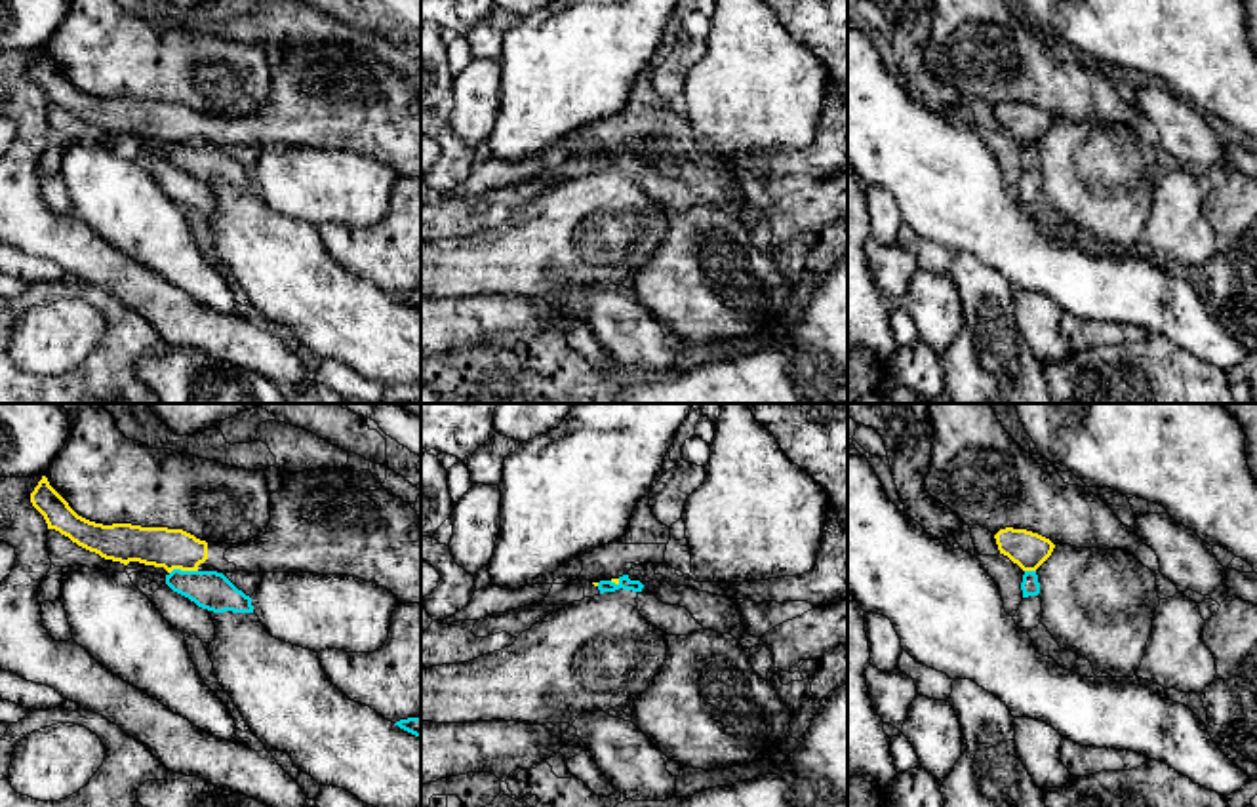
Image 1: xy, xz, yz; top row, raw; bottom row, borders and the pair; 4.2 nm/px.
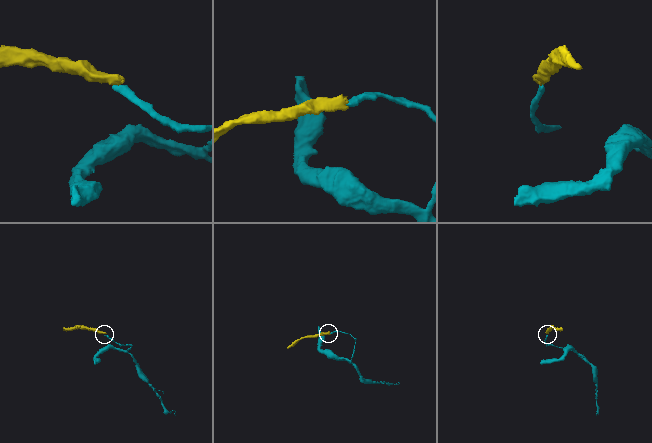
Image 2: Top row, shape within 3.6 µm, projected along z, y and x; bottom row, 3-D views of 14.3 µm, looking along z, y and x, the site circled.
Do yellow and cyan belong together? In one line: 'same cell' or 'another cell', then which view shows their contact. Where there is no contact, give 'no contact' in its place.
another cell | xy

